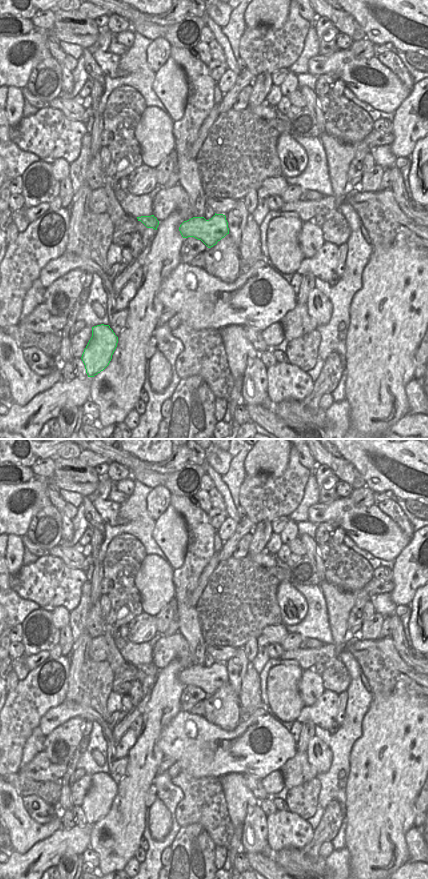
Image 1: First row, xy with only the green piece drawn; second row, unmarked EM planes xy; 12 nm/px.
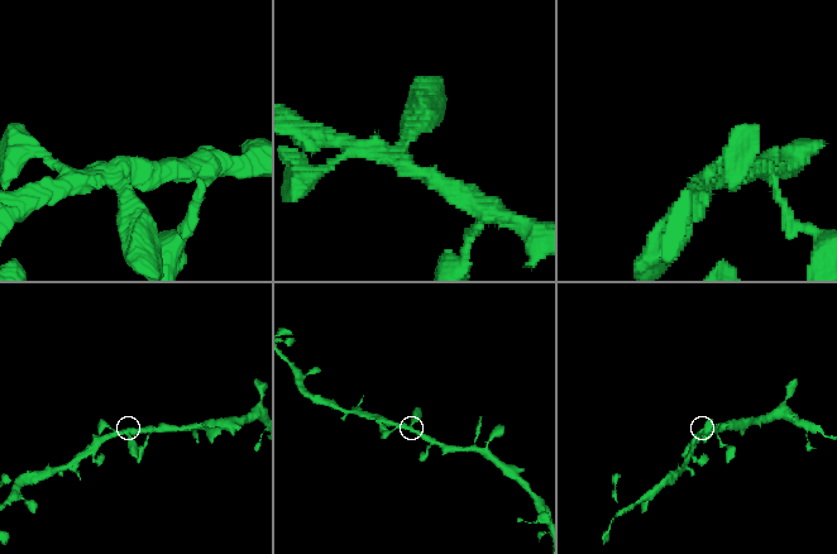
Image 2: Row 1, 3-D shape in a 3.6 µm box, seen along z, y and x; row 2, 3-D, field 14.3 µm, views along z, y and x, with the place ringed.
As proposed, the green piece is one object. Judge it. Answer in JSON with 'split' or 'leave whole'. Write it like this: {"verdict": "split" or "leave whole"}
{"verdict": "leave whole"}

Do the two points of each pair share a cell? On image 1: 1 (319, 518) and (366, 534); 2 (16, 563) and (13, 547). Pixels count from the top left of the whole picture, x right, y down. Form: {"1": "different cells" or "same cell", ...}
{"1": "same cell", "2": "same cell"}

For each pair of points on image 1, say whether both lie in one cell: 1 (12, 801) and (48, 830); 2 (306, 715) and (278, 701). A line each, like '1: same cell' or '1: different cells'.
1: same cell
2: different cells

